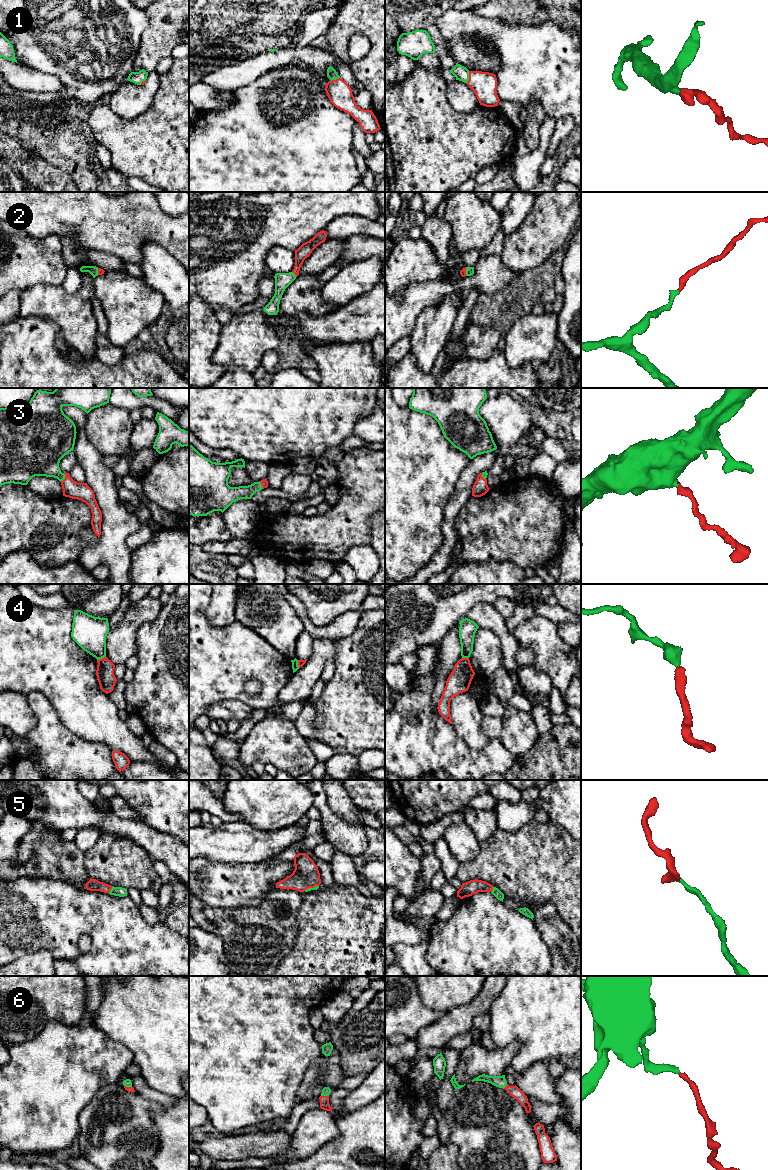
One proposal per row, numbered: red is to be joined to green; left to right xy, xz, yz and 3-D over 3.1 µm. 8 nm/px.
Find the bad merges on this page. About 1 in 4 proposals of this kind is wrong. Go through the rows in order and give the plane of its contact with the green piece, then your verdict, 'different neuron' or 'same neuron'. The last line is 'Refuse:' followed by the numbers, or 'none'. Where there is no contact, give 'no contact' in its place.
1: meets green in yz; same neuron
2: meets green in xz; same neuron
3: meets green in xy; same neuron
4: meets green in xy; same neuron
5: meets green in xy; same neuron
6: meets green in xz; same neuron
Refuse: none

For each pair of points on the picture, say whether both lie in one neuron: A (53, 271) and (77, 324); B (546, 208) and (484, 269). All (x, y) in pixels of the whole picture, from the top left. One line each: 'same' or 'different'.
A: different
B: different

